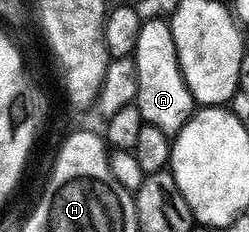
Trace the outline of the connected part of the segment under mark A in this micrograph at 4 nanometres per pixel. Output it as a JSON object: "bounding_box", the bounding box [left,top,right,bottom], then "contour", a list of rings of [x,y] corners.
{"bounding_box":[133,18,197,136],"contour":[[[147,18],[141,24],[141,32],[137,36],[137,48],[133,55],[137,74],[137,90],[133,105],[141,112],[144,123],[161,128],[169,136],[178,134],[179,129],[191,119],[197,103],[183,79],[183,73],[177,60],[177,48],[173,44],[173,32],[170,21],[163,18]]]}

